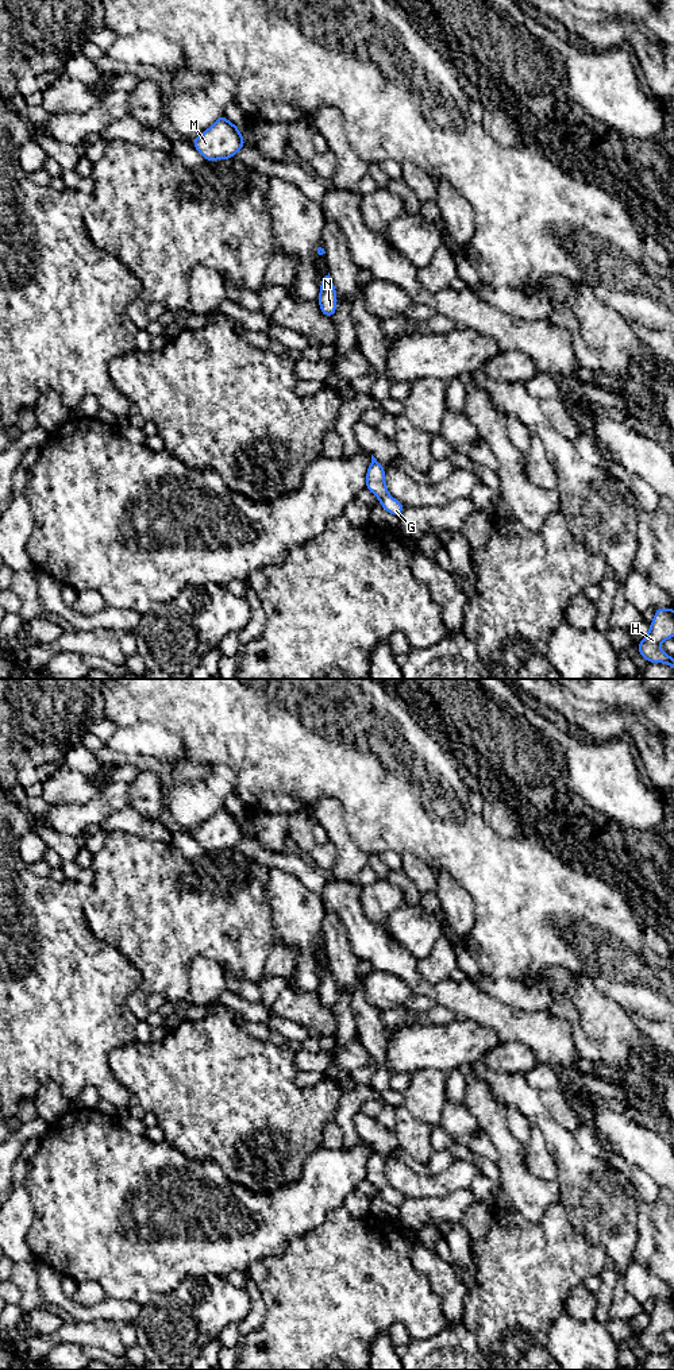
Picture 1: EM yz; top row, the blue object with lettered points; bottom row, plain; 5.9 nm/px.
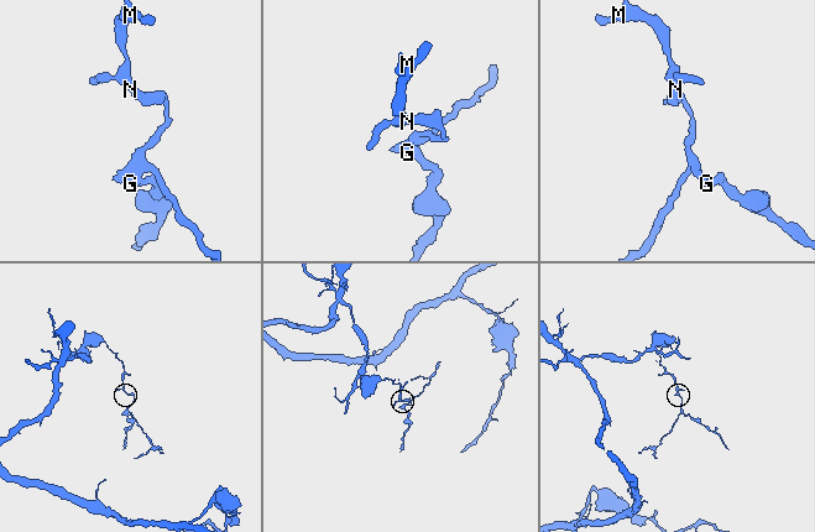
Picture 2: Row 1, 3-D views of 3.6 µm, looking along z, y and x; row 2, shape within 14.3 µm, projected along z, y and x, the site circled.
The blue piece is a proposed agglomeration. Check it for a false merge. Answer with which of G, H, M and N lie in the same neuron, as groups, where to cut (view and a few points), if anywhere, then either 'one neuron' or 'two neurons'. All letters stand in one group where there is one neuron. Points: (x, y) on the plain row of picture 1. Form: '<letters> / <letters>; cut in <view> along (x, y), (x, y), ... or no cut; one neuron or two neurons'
G H / M N; cut in yz along (388, 1184), (380, 1192); two neurons

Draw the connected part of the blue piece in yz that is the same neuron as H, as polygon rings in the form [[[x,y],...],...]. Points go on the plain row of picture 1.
[[[656,1298],[648,1325],[638,1335],[638,1344],[647,1354],[663,1354],[674,1359],[674,1350],[659,1339],[659,1335],[669,1330],[674,1330],[674,1300]]]

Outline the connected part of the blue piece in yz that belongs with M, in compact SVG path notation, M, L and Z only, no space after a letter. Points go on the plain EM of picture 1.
M224 806L213 817L192 831L195 840L207 850L231 850L242 838L244 830L236 815L230 814Z

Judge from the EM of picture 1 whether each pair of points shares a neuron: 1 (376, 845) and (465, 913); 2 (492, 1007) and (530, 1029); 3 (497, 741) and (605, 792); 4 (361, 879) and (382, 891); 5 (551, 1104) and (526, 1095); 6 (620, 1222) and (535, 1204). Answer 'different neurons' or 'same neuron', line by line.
1: different neurons
2: same neuron
3: same neuron
4: different neurons
5: different neurons
6: different neurons

